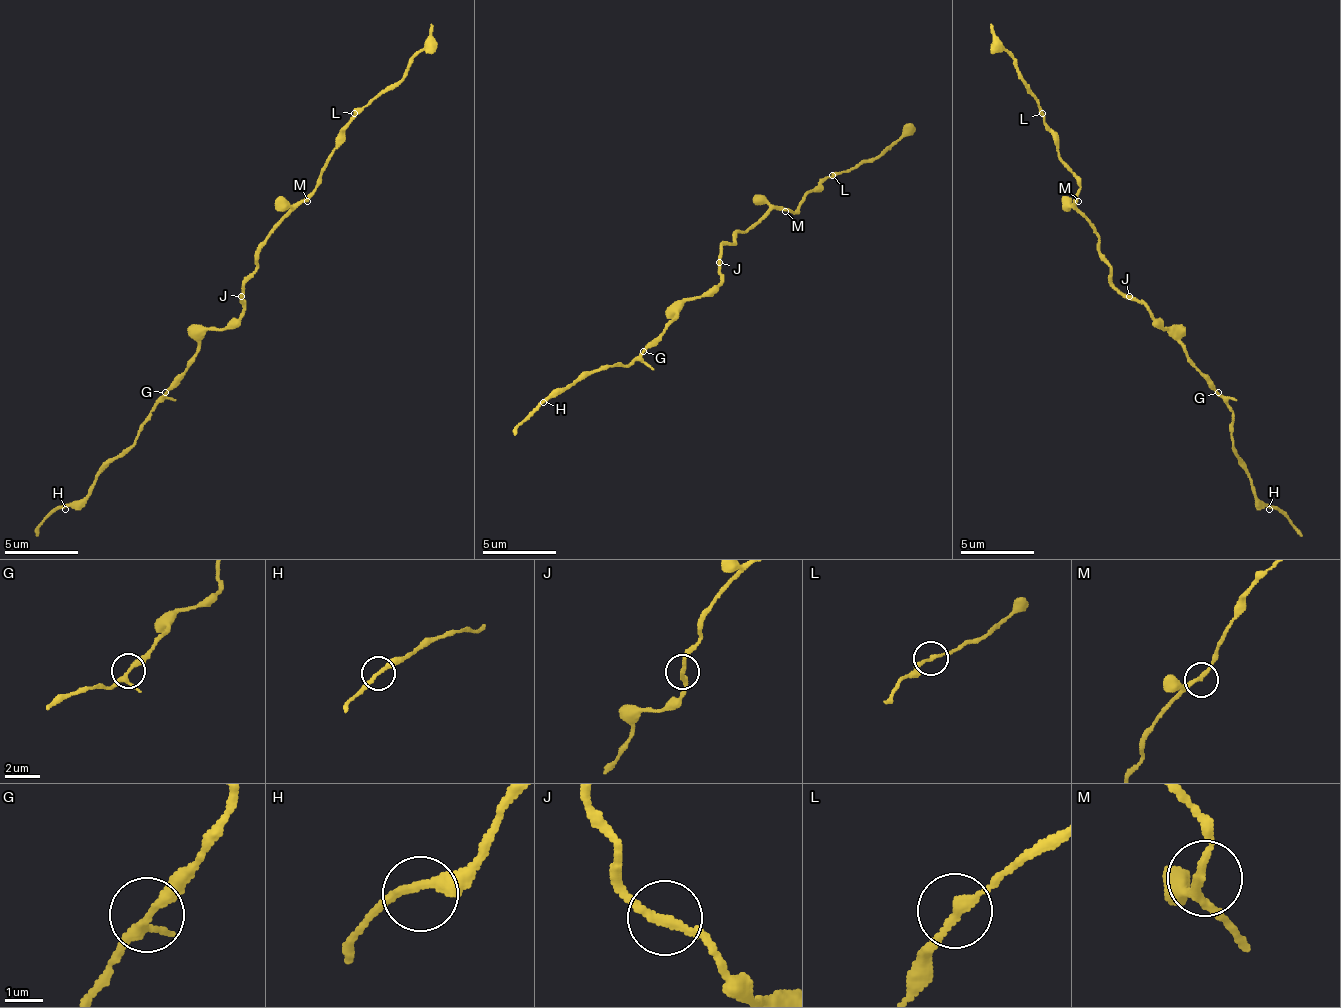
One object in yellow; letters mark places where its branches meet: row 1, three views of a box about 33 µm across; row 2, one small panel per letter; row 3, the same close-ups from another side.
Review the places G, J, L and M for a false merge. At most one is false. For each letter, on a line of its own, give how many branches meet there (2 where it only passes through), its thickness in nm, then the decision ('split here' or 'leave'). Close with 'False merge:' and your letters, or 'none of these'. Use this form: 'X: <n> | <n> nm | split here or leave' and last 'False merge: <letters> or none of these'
G: 3 | 220 nm | leave
J: 2 | 200 nm | leave
L: 2 | 200 nm | leave
M: 3 | 180 nm | leave
False merge: none of these

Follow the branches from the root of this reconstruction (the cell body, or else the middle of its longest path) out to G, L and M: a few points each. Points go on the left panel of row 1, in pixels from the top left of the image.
G: (241, 300), (241, 314), (223, 329), (208, 329), (204, 333), (193, 362), (164, 391)
L: (241, 300), (241, 289), (256, 267), (259, 245), (318, 186), (318, 175), (333, 157), (336, 135), (355, 113)
M: (241, 300), (241, 289), (256, 267), (259, 245), (307, 201)

